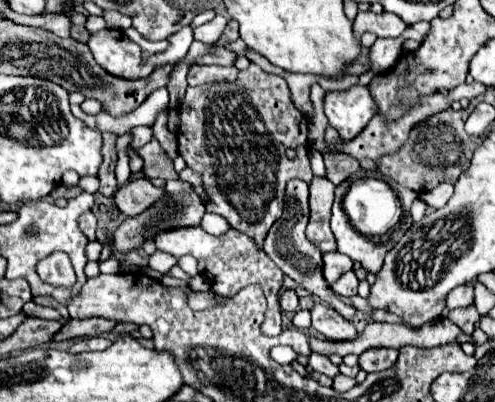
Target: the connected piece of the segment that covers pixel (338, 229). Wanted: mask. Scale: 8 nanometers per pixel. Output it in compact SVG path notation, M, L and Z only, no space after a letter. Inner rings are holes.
M344 182L336 188L336 200L334 200L334 208L332 208L332 232L338 244L338 252L350 256L354 262L360 262L362 268L366 268L372 274L378 274L382 264L384 264L384 256L380 256L380 252L376 252L376 244L372 244L372 240L368 240L366 236L360 236L360 232L356 232L352 228L352 224L348 224L348 216L344 216L342 204L340 200L344 198Z

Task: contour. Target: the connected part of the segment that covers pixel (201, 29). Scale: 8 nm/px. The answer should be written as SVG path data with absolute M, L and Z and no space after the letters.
M216 16L212 22L206 22L194 29L194 39L212 46L222 36L222 30L226 28L226 24L228 24L228 20L224 16Z

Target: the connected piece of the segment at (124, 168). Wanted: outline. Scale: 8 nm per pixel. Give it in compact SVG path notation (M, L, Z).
M120 150L118 154L118 164L116 164L116 180L118 180L118 186L124 186L130 178L130 168L128 168L128 156L126 156L126 150Z

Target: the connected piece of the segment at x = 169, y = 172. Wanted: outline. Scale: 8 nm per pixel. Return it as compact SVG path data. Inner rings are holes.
M152 138L144 148L138 150L138 154L144 160L144 170L148 174L148 178L172 178L178 180L178 174L174 172L172 160L166 156L164 148L158 144L156 138Z

